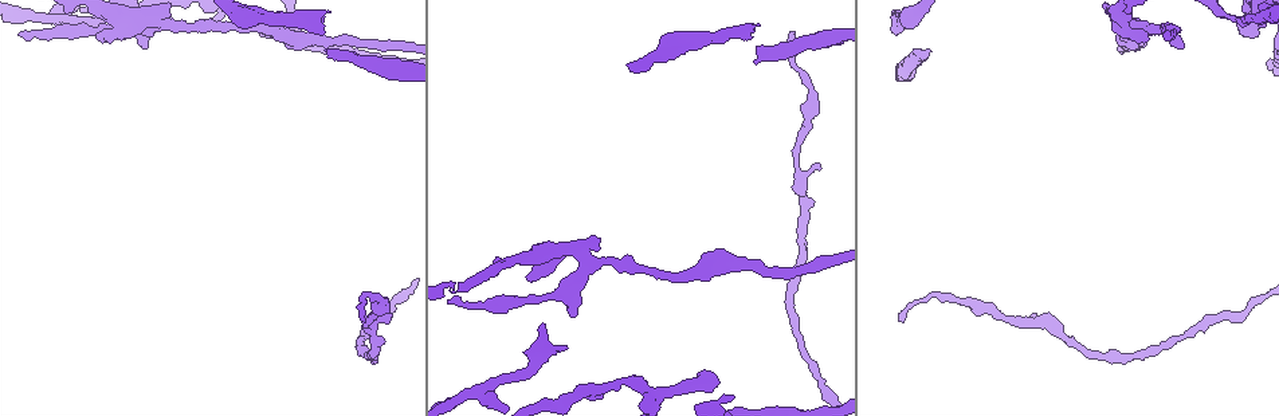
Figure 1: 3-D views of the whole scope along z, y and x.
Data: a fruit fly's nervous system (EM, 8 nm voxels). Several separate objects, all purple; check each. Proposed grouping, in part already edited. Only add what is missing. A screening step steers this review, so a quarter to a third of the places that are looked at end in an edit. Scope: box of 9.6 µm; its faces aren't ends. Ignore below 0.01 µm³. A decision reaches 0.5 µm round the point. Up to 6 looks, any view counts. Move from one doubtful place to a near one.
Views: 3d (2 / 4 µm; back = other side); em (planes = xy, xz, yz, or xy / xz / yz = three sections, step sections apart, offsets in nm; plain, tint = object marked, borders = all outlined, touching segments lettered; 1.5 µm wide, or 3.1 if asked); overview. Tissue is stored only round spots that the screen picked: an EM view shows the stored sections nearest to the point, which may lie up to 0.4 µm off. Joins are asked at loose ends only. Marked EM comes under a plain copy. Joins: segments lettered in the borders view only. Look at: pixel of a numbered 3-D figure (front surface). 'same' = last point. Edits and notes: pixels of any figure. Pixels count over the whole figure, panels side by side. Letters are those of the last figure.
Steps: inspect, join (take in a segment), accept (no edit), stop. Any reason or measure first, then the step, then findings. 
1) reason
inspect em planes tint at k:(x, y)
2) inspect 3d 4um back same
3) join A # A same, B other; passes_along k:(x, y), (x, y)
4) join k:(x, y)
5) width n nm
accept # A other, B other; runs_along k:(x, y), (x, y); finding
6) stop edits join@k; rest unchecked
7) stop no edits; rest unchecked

free end
inspect em yz step 4 borders at 1:(1166, 34)

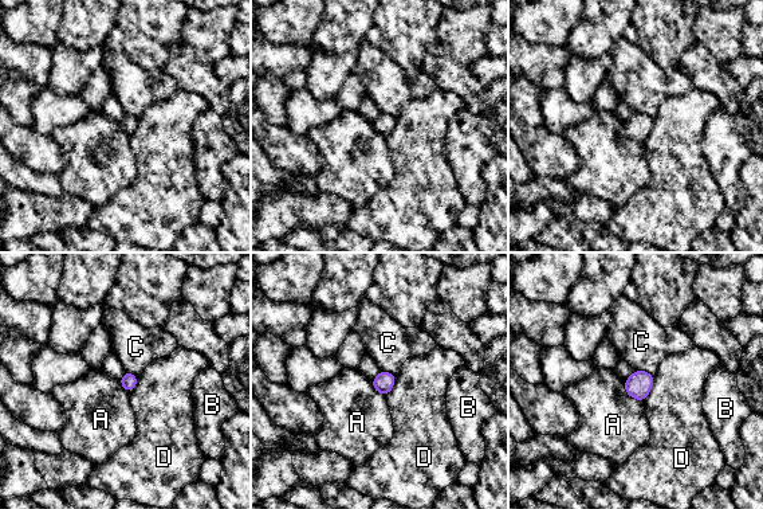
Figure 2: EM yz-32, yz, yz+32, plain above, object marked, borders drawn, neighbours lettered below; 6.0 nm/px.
accept # A other, B other, C other, D other; border 2:(624, 380), (624, 390), (642, 402); no lettered segment goes on from it

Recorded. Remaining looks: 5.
branch stops here
inspect 3d 2um at 1:(572, 312)

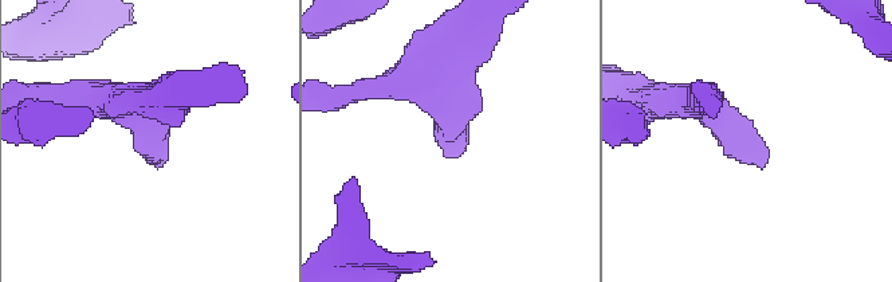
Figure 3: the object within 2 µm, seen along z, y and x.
now the EM
inspect em planes borders at 3:(758, 164)

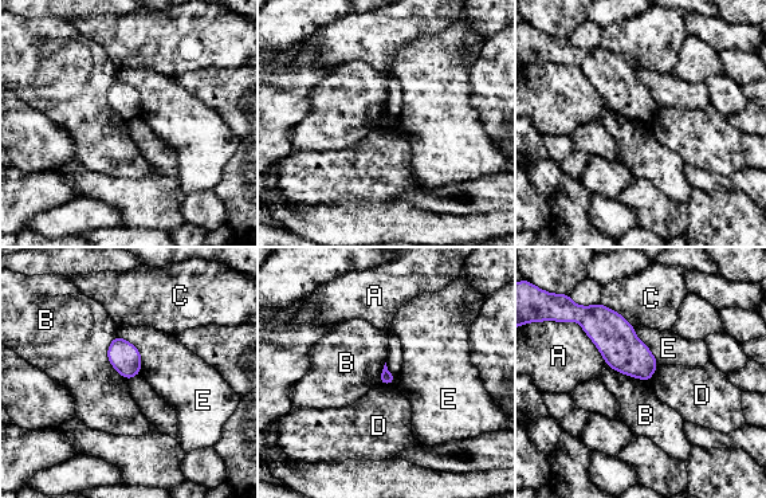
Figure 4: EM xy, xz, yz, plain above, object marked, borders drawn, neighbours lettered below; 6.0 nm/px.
accept # A other, B other, C other, D other, E other; border 4:(114, 336), (107, 360), (126, 380); none of them fits

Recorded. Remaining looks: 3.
inspect em planes borders at 1:(365, 321)

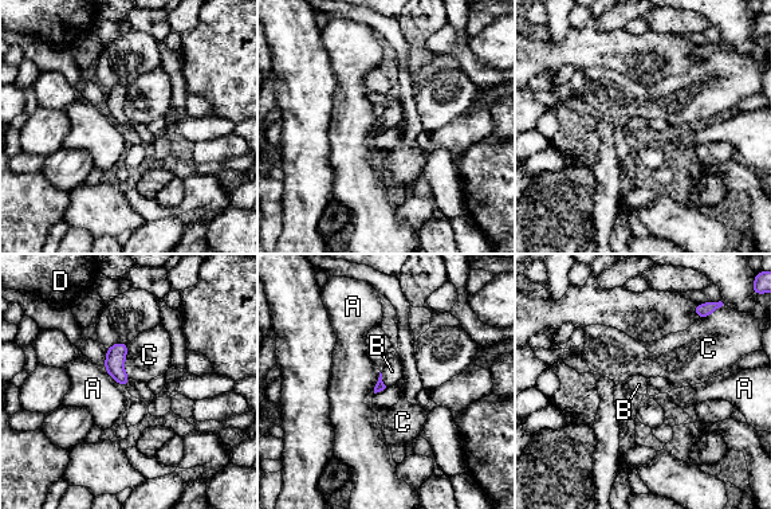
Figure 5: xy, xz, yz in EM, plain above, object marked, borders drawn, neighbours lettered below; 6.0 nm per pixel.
join B # A other, B same, C other, D other; passes_along 5:(380, 386), (381, 379), (392, 371); the cell continues

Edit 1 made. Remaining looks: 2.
stop edits join@5; rest unchecked

